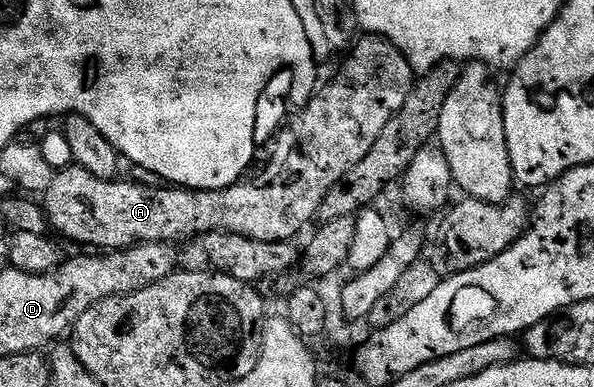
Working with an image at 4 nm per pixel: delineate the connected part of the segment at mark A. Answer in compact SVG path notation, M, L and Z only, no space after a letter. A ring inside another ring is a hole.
M376 33L362 39L363 36L346 52L347 60L332 77L331 84L320 86L307 106L294 116L296 119L276 137L271 156L260 171L252 170L233 185L216 191L192 191L174 185L155 188L146 187L143 183L122 183L119 177L95 177L89 169L78 165L65 167L53 177L53 185L49 185L41 199L48 224L56 231L54 234L64 235L75 243L84 243L87 246L84 248L106 249L108 252L122 251L134 243L179 245L182 239L191 239L194 235L202 237L211 231L228 231L257 241L285 243L294 240L294 235L301 234L311 222L316 222L329 189L343 182L353 165L359 164L365 153L377 145L377 137L381 137L385 125L389 125L401 105L405 105L405 97L409 97L411 88L415 86L416 72L411 72L411 63L403 56L406 54L393 46L390 38Z

